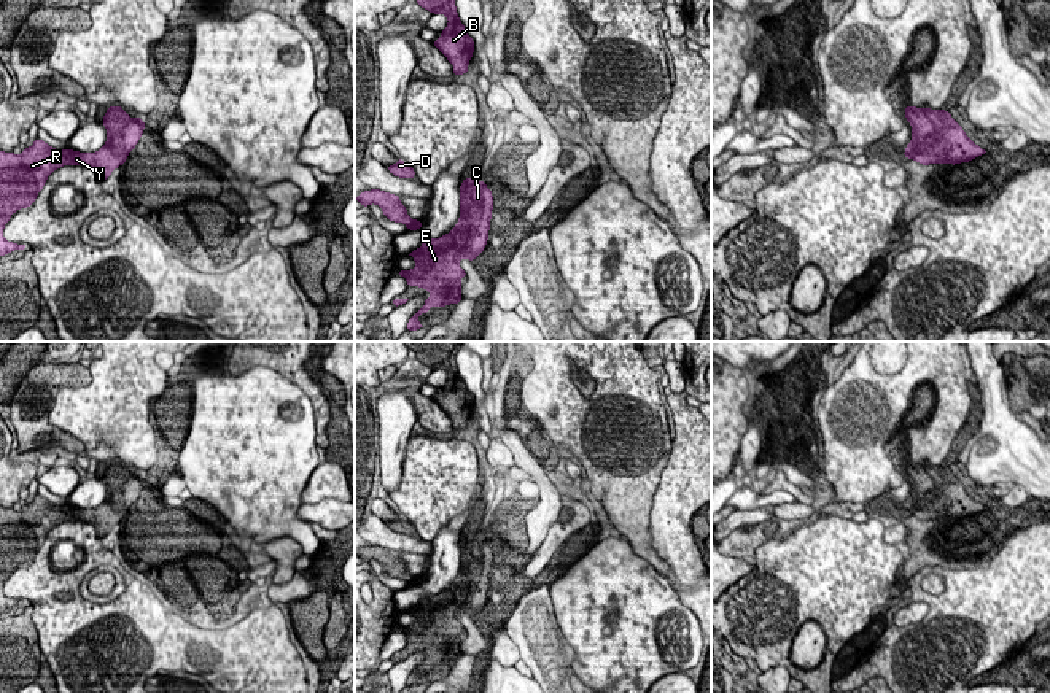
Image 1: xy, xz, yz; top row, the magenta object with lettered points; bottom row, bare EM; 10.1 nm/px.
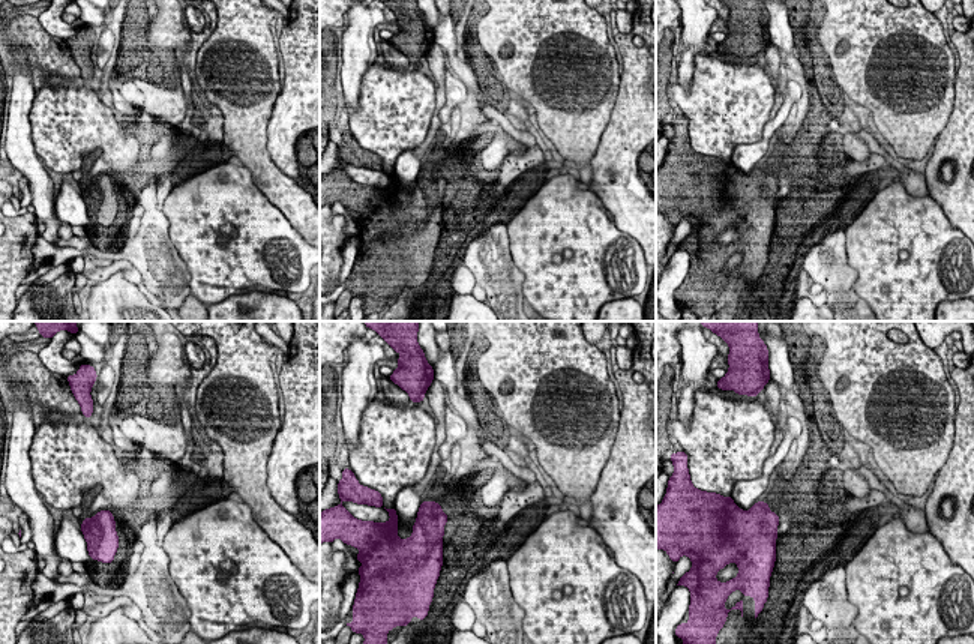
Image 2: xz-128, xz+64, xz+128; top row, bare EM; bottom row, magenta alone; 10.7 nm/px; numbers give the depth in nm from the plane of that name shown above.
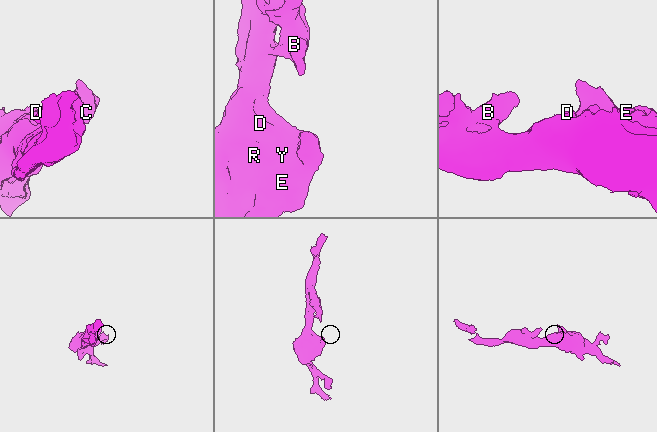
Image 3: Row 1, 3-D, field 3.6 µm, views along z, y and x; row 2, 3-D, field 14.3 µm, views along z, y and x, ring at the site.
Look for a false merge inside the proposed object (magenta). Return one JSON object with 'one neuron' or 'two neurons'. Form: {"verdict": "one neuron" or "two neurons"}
{"verdict": "one neuron"}

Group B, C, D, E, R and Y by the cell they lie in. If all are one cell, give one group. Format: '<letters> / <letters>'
B C D E R Y

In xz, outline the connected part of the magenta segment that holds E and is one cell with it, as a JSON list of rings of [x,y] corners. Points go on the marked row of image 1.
[[[465,178],[460,186],[460,218],[455,227],[439,237],[430,238],[414,250],[409,256],[417,265],[407,270],[398,270],[407,286],[425,288],[431,296],[409,319],[406,331],[423,327],[418,315],[428,313],[431,307],[445,307],[463,300],[461,283],[468,273],[460,267],[460,259],[471,262],[482,254],[490,230],[493,210],[493,194],[485,181]]]

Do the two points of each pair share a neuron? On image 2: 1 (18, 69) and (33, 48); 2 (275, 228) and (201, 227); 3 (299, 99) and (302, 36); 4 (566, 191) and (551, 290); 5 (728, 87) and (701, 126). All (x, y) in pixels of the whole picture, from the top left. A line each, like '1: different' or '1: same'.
1: different
2: same
3: same
4: same
5: same

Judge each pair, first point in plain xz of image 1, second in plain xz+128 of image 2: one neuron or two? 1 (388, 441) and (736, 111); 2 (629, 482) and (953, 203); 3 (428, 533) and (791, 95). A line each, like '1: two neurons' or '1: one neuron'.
1: two neurons
2: two neurons
3: two neurons

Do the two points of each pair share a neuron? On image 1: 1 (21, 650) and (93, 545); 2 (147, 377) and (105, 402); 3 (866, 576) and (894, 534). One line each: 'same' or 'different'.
1: different
2: same
3: different

